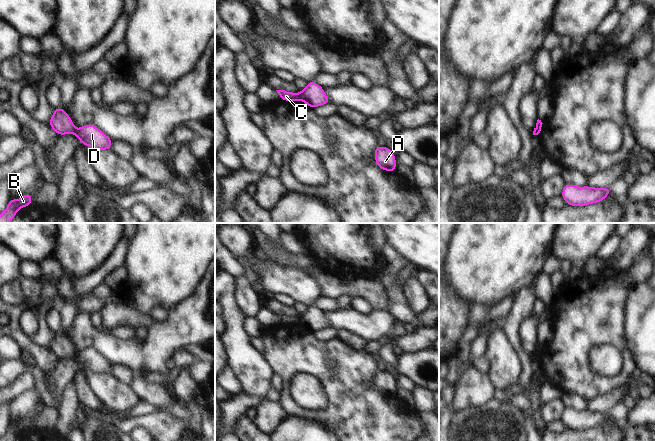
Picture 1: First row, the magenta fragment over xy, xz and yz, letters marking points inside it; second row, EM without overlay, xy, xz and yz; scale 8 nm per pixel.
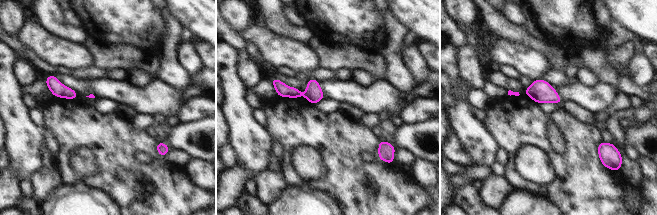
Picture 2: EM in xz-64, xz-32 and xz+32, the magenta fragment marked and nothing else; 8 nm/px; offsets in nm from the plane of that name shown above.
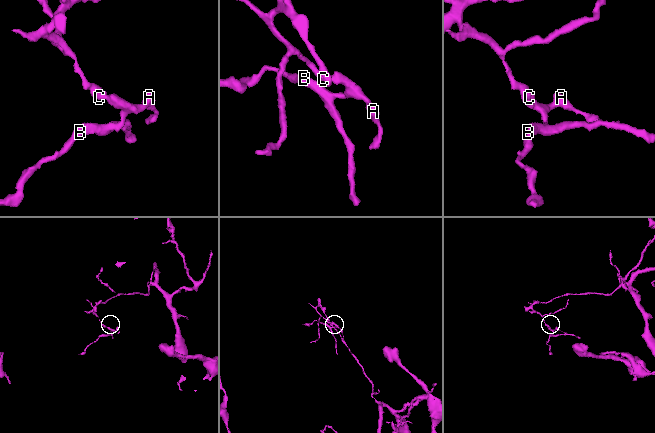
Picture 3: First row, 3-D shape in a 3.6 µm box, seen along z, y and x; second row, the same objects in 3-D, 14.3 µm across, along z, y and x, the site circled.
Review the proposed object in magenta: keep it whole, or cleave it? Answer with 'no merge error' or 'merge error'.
merge error

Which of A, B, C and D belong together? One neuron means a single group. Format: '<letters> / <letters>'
A B D / C

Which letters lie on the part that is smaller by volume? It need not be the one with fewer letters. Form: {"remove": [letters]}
{"remove": ["A", "B", "D"]}

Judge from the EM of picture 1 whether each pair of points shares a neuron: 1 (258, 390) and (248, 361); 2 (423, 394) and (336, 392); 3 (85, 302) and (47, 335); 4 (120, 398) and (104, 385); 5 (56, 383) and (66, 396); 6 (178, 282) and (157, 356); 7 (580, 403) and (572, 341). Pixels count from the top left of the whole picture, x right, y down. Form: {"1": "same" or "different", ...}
{"1": "same", "2": "different", "3": "different", "4": "same", "5": "different", "6": "different", "7": "different"}

